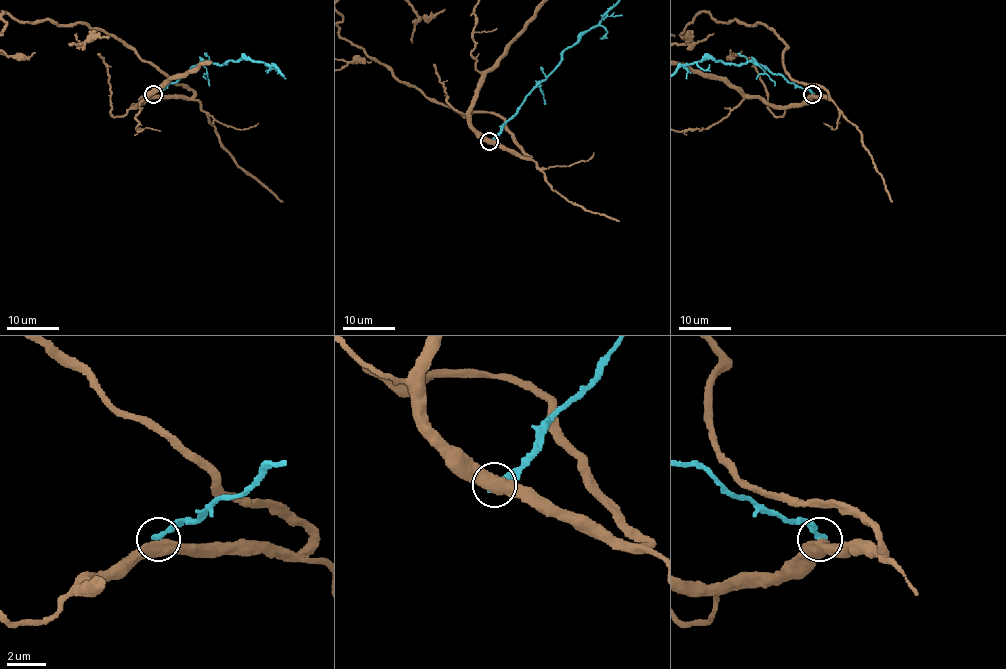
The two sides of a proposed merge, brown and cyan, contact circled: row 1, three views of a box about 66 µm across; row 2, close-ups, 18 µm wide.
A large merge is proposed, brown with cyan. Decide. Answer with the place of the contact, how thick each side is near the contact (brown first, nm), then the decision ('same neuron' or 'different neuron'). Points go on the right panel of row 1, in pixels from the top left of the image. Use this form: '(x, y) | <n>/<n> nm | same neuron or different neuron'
(812, 94) | 550/320 nm | different neuron

